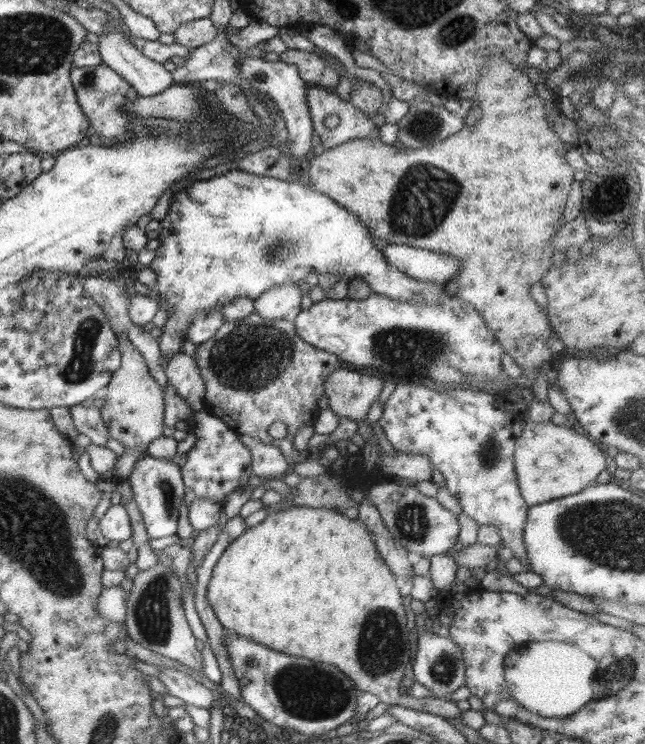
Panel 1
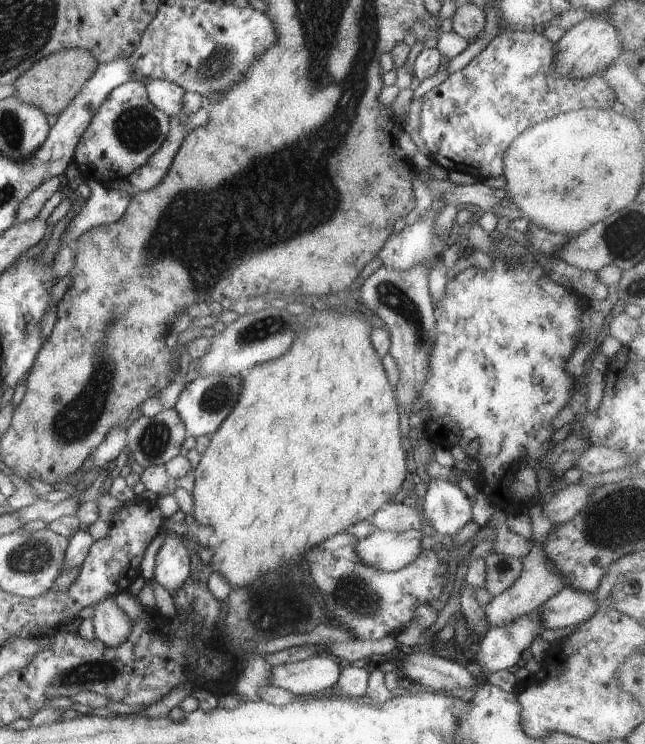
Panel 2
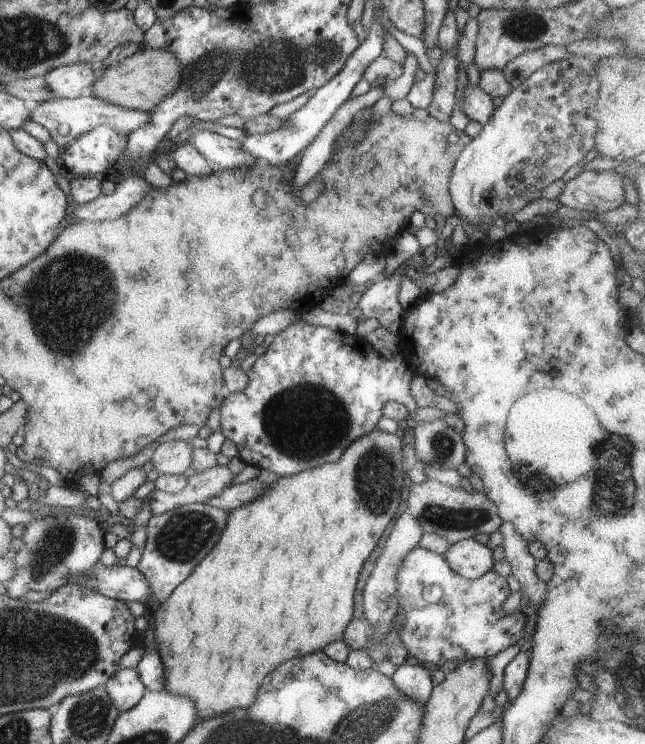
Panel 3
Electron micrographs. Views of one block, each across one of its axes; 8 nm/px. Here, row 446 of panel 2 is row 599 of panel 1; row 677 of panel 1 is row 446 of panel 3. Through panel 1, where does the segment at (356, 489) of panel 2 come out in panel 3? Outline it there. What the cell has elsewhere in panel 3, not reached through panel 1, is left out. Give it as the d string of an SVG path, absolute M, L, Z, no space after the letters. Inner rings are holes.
M378 426L369 434L358 438L347 446L338 461L322 464L320 467L304 470L294 475L280 476L276 483L270 484L263 495L253 502L229 511L226 527L218 543L211 552L198 564L194 571L182 582L174 593L160 604L153 604L149 614L154 617L154 647L162 658L165 667L165 690L173 694L185 695L195 701L198 710L198 722L210 719L236 706L246 706L254 700L256 690L264 676L272 672L278 664L290 660L292 656L310 655L321 651L328 644L342 639L348 624L353 620L354 592L358 574L362 566L376 548L384 530L391 521L396 520L398 508L402 501L402 488L405 473L403 465L403 447L400 438L395 434L382 432Z

